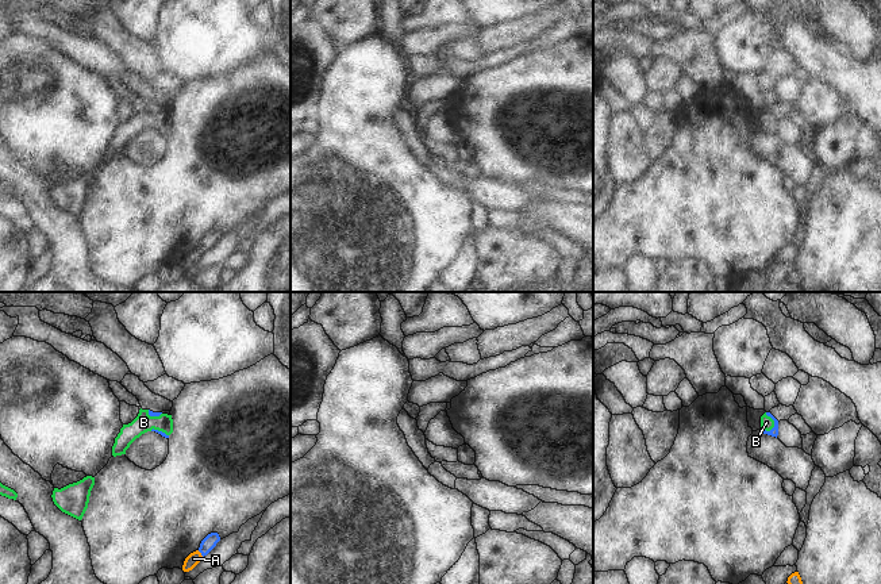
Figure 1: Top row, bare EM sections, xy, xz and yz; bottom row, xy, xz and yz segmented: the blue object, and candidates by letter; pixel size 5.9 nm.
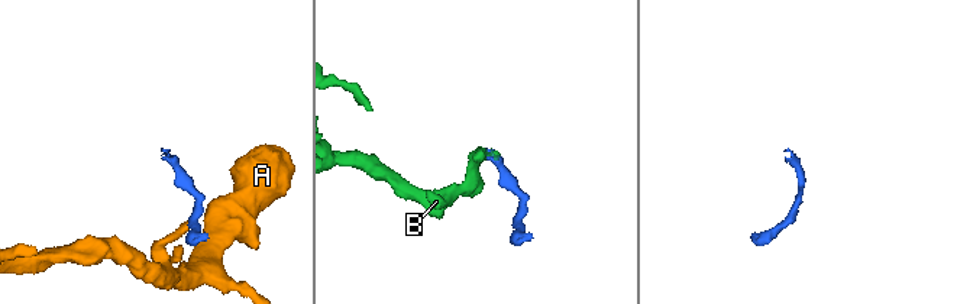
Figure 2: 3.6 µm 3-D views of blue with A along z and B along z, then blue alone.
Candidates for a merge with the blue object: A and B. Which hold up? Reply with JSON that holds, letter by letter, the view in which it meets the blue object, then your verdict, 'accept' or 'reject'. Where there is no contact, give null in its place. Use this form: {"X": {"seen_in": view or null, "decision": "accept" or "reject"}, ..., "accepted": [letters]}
{"A": {"seen_in": "xy", "decision": "reject"}, "B": {"seen_in": "yz", "decision": "accept"}, "accepted": ["B"]}

